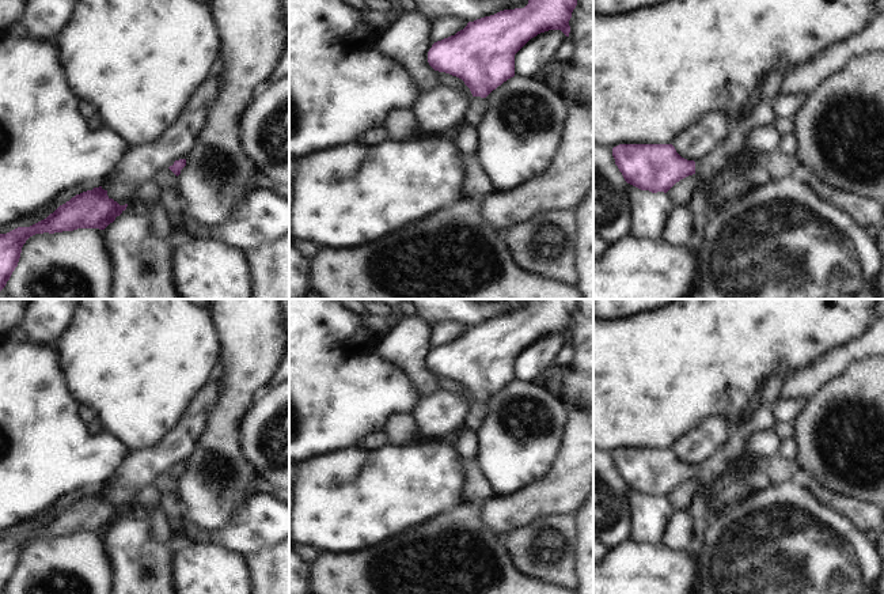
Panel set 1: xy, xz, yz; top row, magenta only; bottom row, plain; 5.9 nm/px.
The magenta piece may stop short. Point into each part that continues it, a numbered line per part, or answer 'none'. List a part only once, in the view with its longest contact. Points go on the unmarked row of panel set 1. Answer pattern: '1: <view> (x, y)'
1: xz (474, 416)

